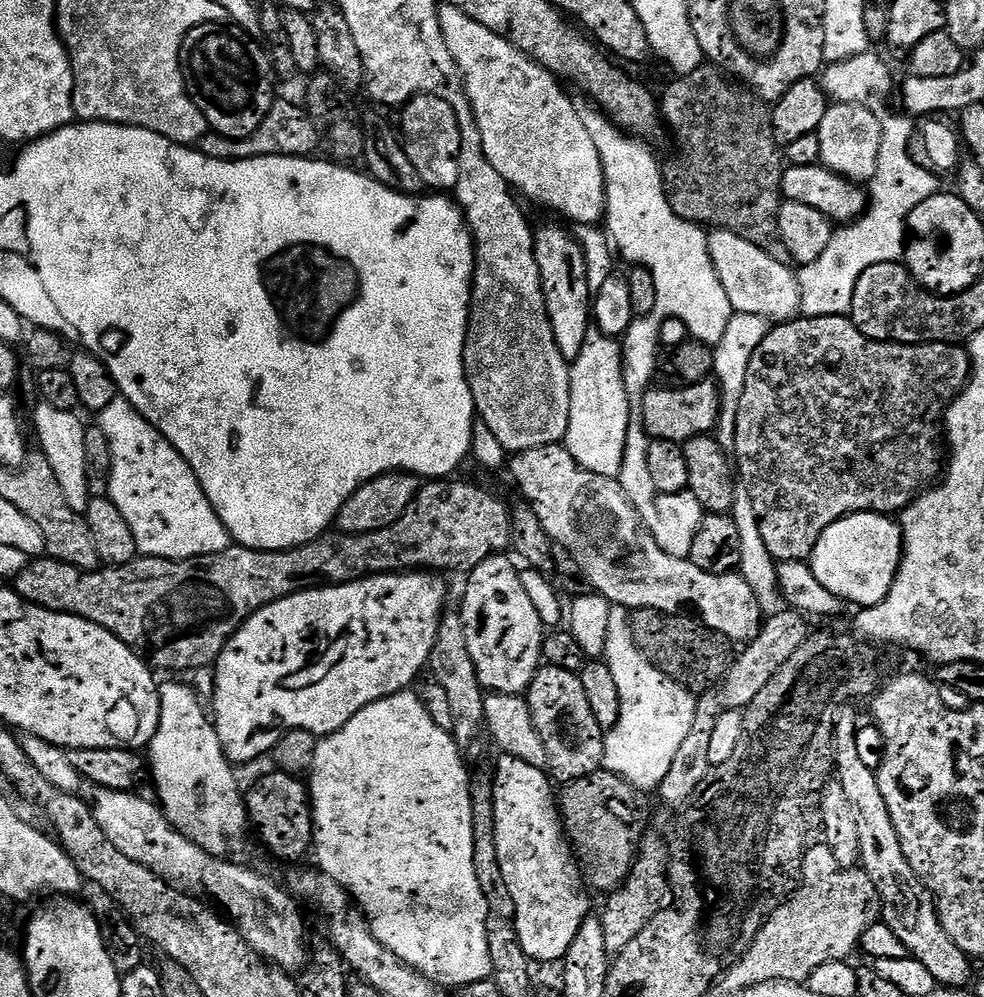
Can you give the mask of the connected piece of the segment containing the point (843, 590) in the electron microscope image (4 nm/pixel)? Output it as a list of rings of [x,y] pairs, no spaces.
[[[855,512],[853,516],[844,516],[834,526],[830,526],[818,538],[810,557],[814,577],[830,592],[849,605],[869,608],[882,602],[890,594],[894,578],[900,569],[900,560],[904,556],[904,532],[891,515],[882,512]]]

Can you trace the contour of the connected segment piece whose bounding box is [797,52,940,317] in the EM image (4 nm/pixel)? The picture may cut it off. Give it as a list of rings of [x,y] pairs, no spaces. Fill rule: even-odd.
[[[867,52],[840,63],[831,64],[823,71],[822,83],[829,99],[835,103],[866,106],[879,118],[879,126],[883,132],[882,142],[879,143],[878,167],[874,178],[868,184],[869,203],[865,213],[857,221],[835,229],[822,257],[815,262],[803,265],[797,271],[801,313],[810,317],[847,315],[851,311],[854,287],[857,286],[858,278],[872,265],[880,265],[882,262],[899,263],[903,259],[907,220],[911,210],[924,202],[926,198],[935,196],[940,190],[939,177],[935,173],[924,170],[909,157],[909,142],[915,128],[913,119],[903,113],[900,115],[888,112],[886,108],[885,101],[892,92],[894,80],[889,66],[878,55]]]

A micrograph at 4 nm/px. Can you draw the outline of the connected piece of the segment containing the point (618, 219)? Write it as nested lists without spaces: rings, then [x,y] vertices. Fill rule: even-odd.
[[[580,98],[575,101],[576,109],[578,110],[578,118],[582,118],[582,126],[586,126],[586,130],[590,130],[590,139],[594,141],[594,146],[598,146],[598,154],[602,158],[602,170],[604,171],[604,186],[608,189],[608,207],[606,209],[606,231],[610,237],[611,243],[614,245],[615,251],[620,252],[629,260],[629,265],[648,268],[654,274],[654,286],[658,289],[658,302],[654,306],[654,310],[648,316],[641,316],[633,319],[632,324],[628,327],[628,331],[622,337],[622,378],[626,382],[626,394],[628,401],[633,406],[639,406],[644,401],[644,395],[648,393],[649,388],[653,387],[654,380],[652,375],[656,372],[656,347],[660,344],[660,327],[663,326],[664,320],[681,320],[686,327],[689,328],[691,339],[700,340],[703,344],[715,346],[720,343],[723,334],[726,333],[726,326],[729,325],[733,315],[732,307],[730,306],[730,298],[726,298],[726,290],[722,290],[722,282],[718,278],[718,274],[714,270],[714,262],[708,253],[708,232],[699,224],[691,224],[682,218],[678,218],[678,214],[674,214],[674,210],[670,206],[670,202],[664,193],[664,170],[661,161],[656,161],[656,156],[647,148],[643,139],[637,138],[624,131],[623,128],[612,123],[591,100]]]

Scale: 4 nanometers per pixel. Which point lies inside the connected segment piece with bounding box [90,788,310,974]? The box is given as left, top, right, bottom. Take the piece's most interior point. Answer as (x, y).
(268, 918)

